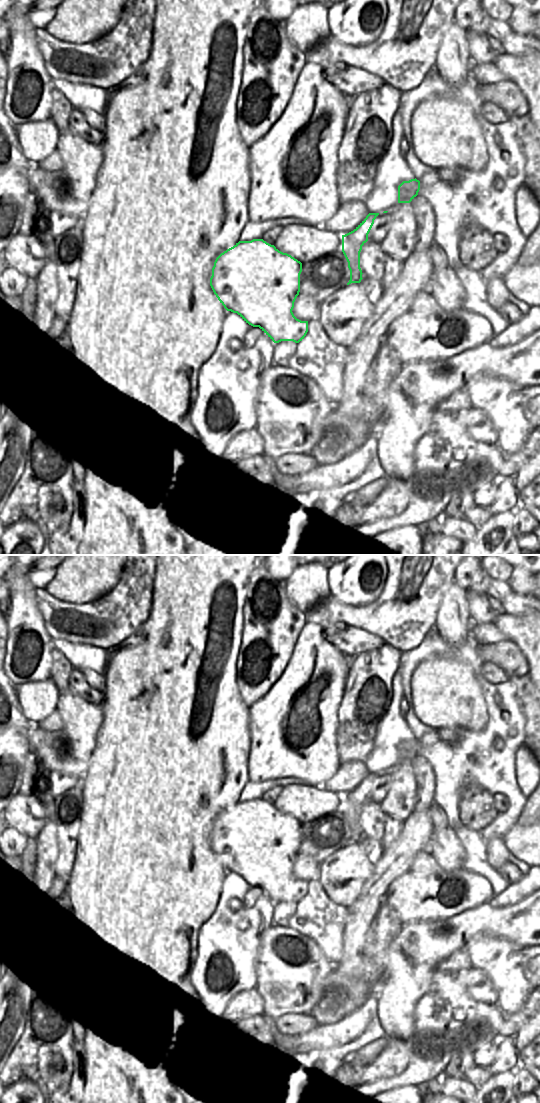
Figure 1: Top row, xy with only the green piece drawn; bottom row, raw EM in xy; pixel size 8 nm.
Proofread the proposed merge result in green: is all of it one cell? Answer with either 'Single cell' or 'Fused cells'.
Single cell.

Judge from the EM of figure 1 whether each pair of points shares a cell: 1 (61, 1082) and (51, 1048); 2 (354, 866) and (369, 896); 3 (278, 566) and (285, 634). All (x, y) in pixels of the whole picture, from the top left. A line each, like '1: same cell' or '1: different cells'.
1: same cell
2: different cells
3: different cells

